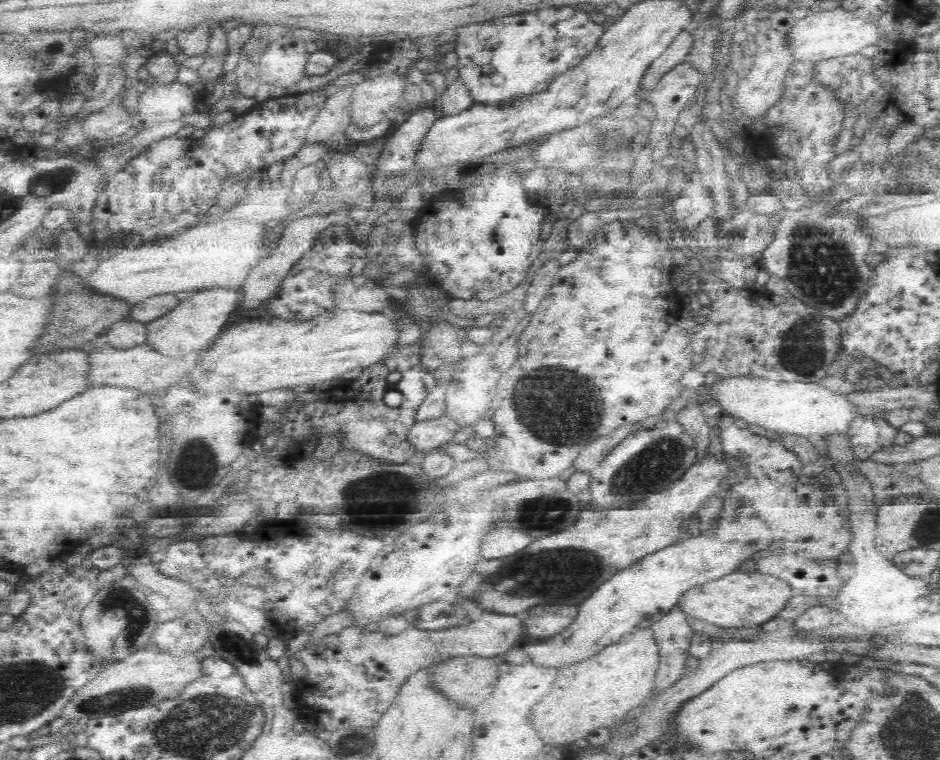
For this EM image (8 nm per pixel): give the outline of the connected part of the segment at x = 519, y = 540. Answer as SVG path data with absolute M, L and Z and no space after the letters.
M500 528L493 530L492 534L486 536L481 546L481 554L484 559L506 558L522 552L530 544L536 542L534 536L522 530L514 528Z

